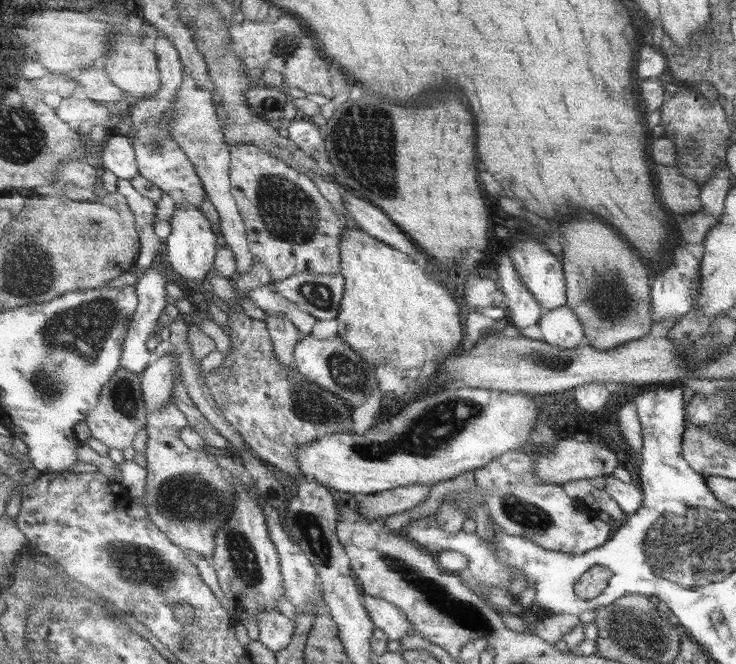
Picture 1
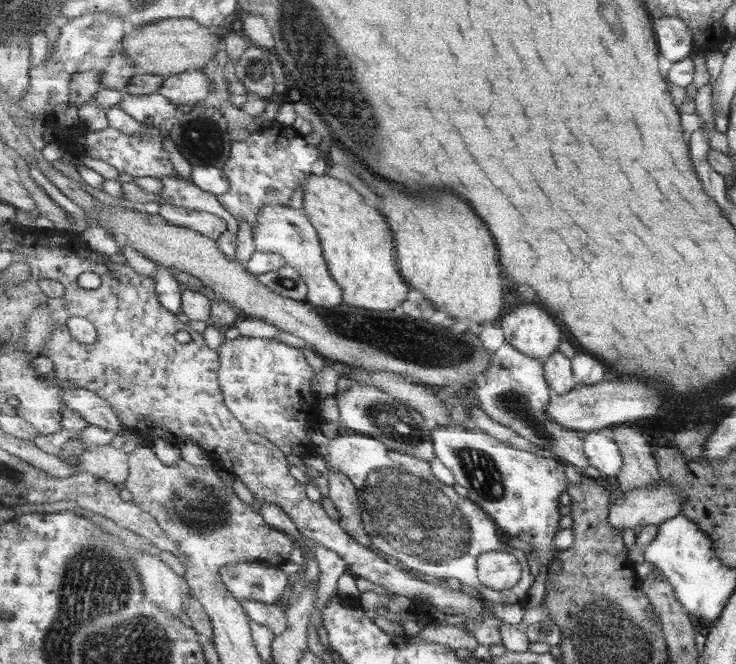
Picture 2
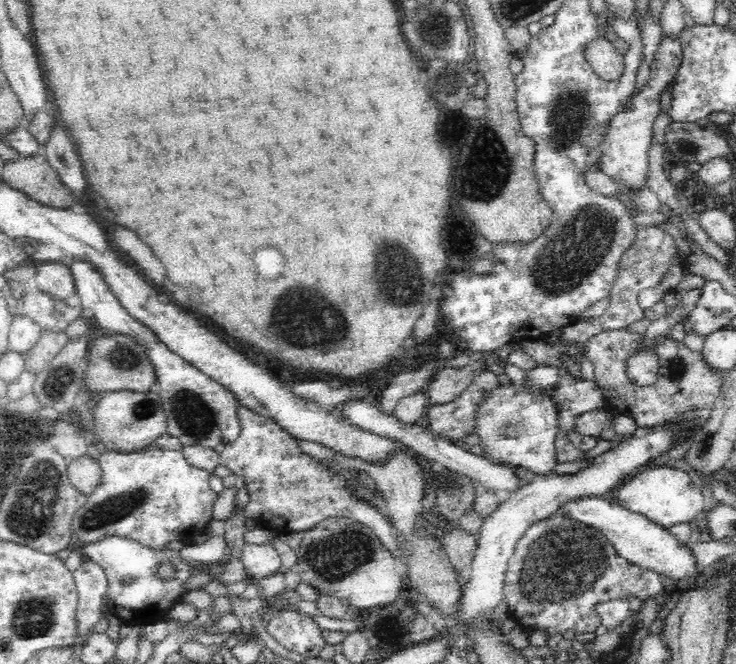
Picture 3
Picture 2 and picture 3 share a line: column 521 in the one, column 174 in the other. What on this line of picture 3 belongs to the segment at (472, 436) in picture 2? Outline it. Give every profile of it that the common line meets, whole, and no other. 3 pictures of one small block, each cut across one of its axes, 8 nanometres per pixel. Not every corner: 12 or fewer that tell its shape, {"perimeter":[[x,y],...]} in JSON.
{"perimeter":[[178,449],[97,459],[84,544],[201,534],[220,493]]}

